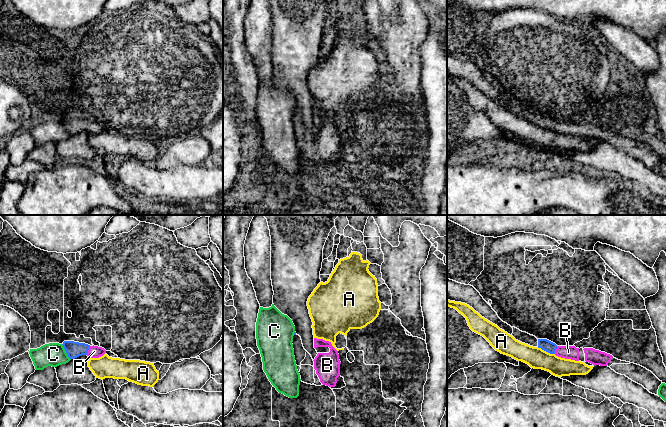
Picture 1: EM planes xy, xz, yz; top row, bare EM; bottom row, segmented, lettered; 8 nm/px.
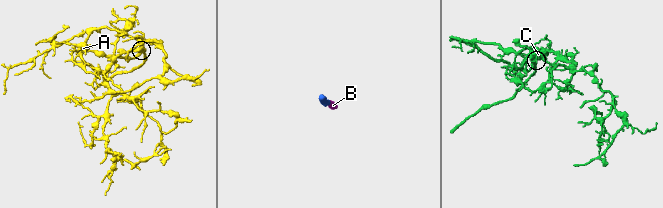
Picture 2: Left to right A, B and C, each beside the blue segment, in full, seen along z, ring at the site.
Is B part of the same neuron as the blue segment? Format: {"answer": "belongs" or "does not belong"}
{"answer": "belongs"}

